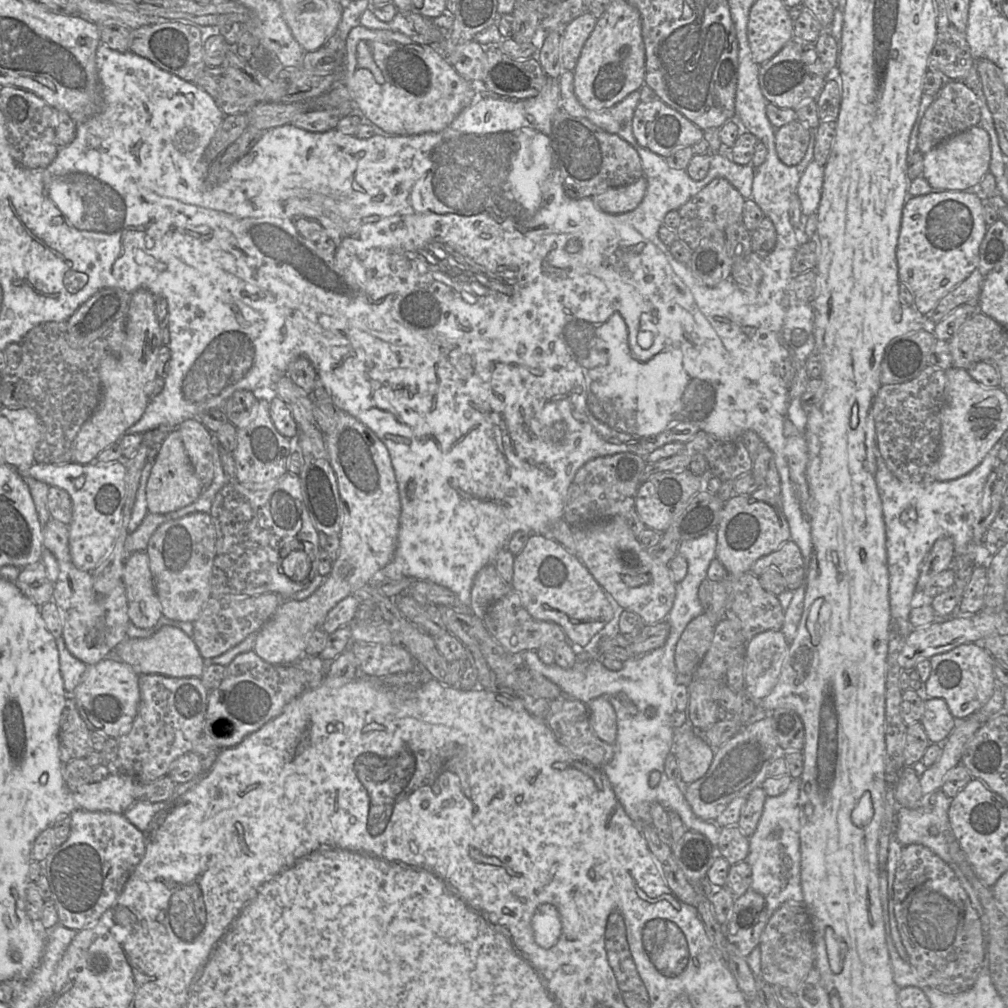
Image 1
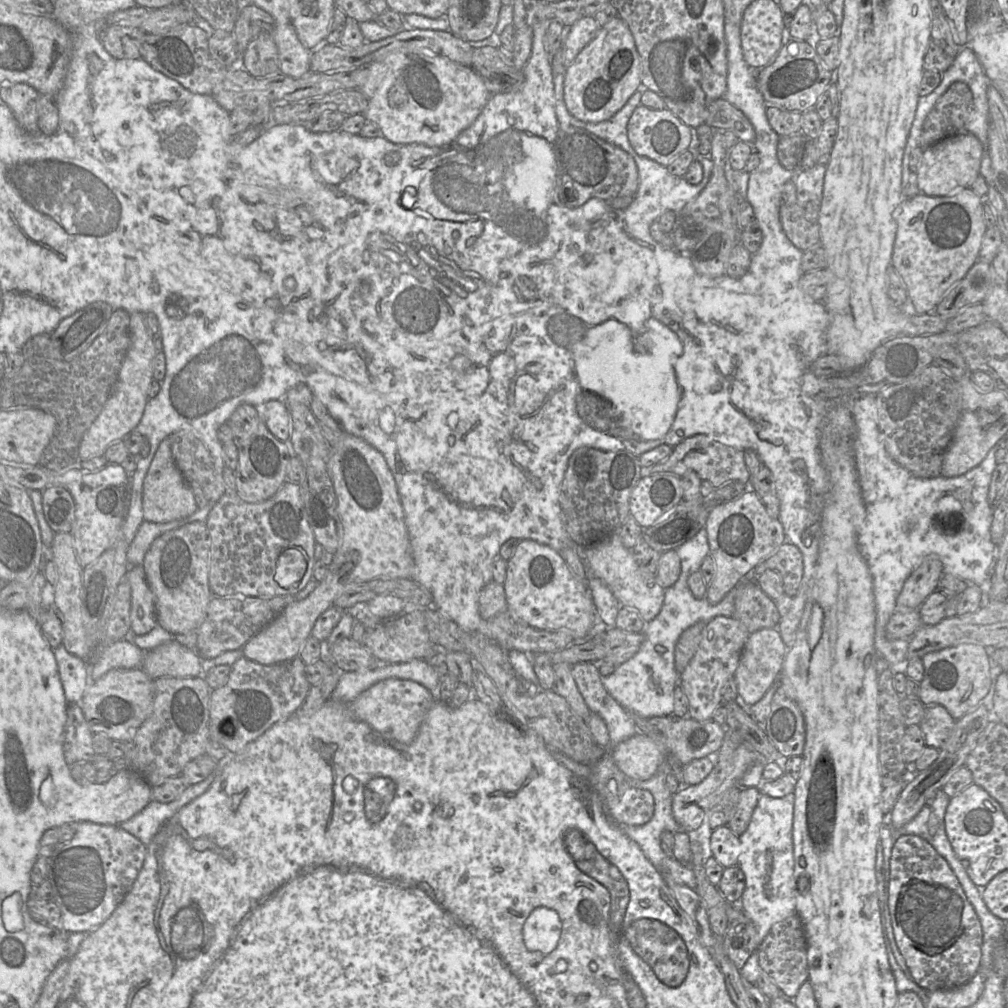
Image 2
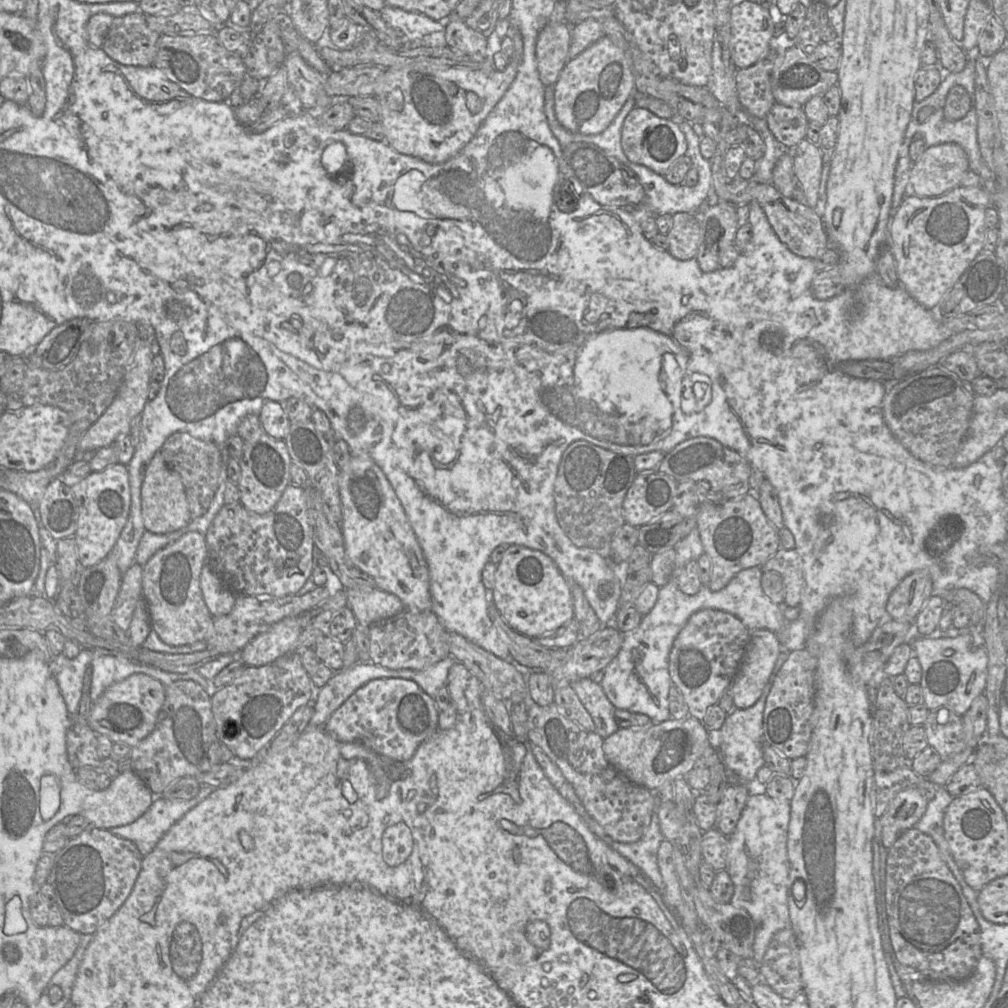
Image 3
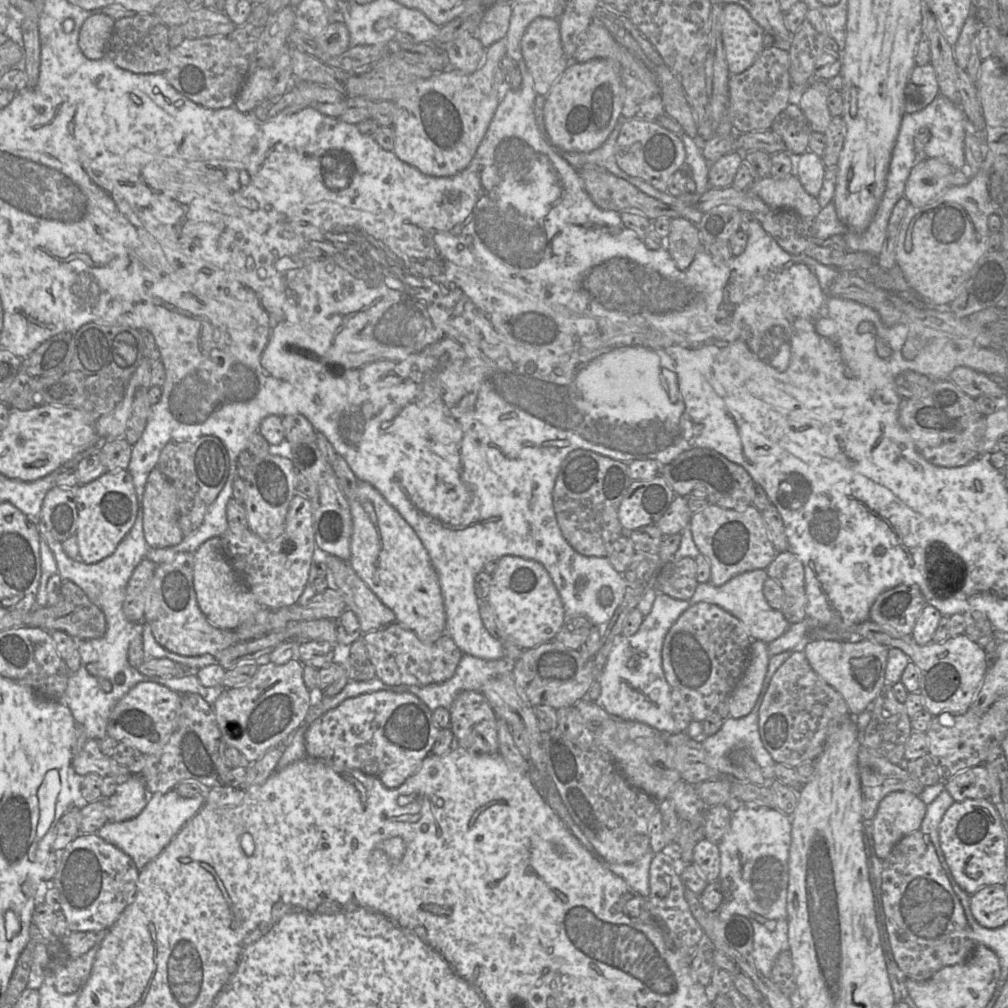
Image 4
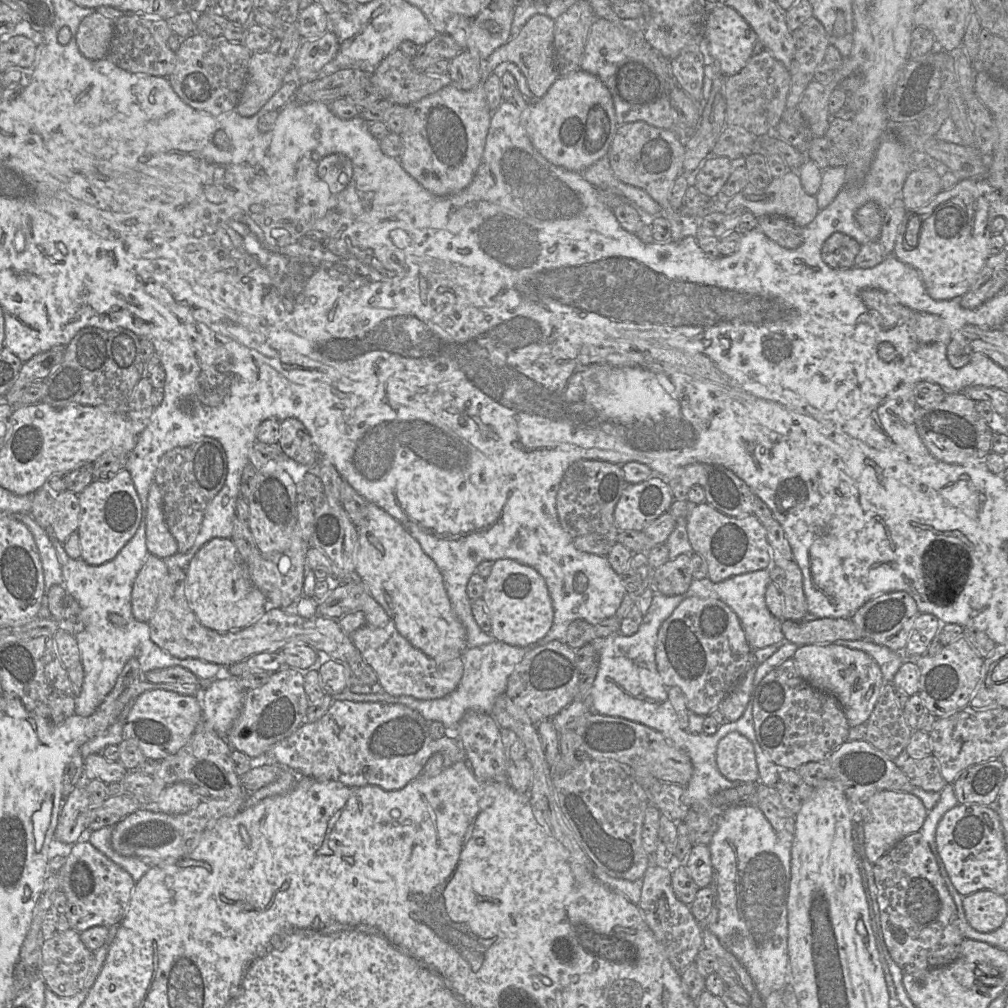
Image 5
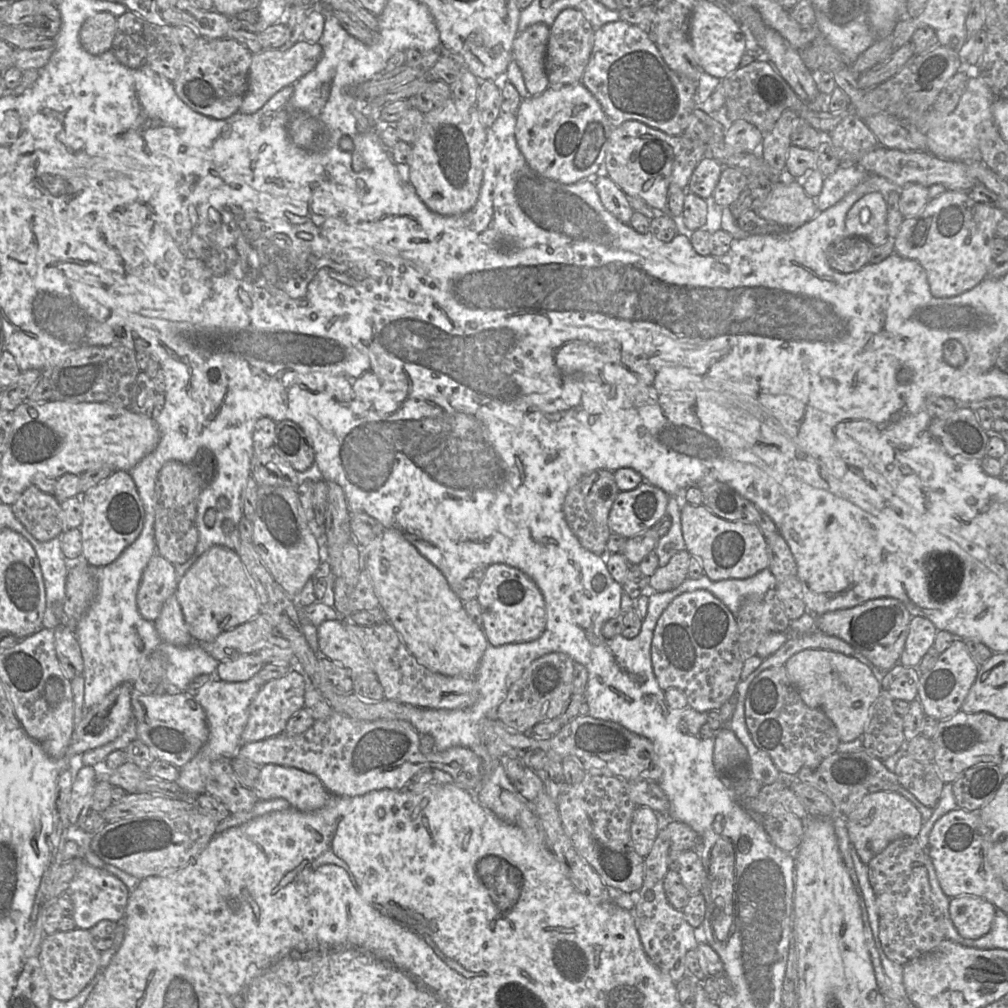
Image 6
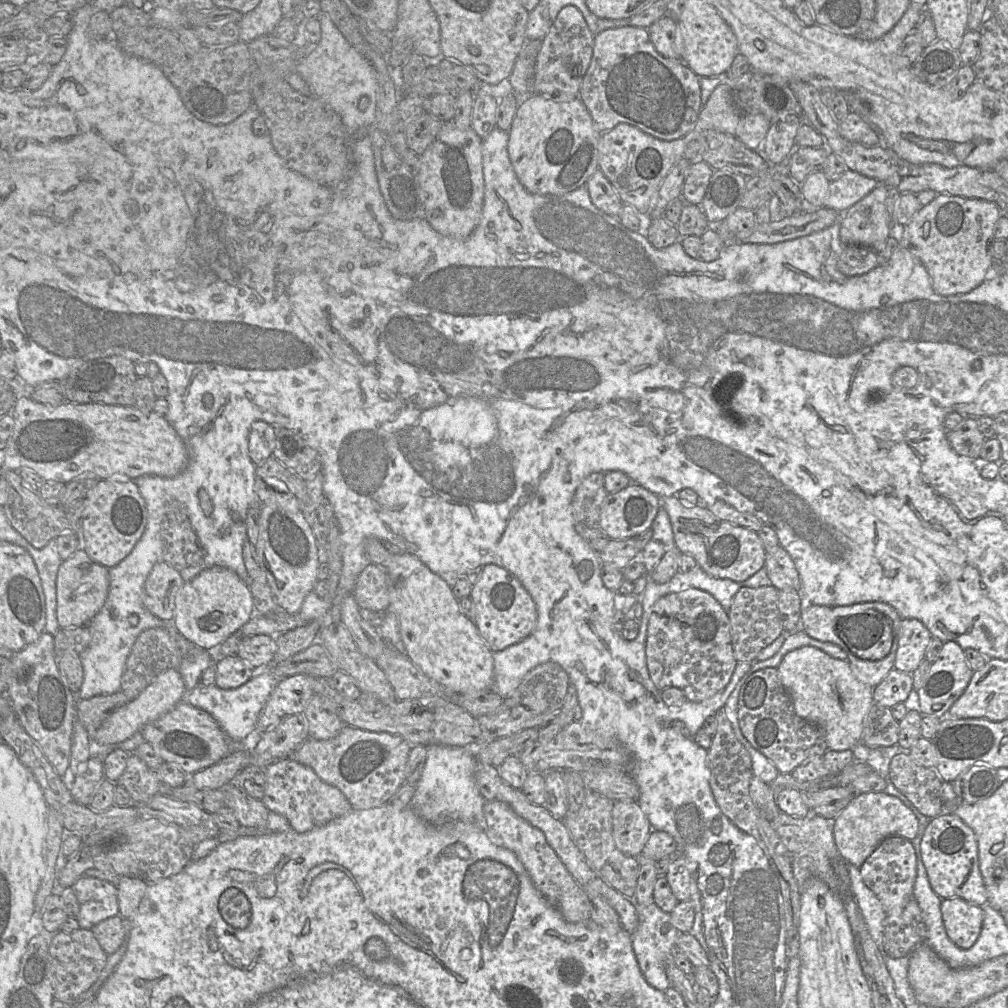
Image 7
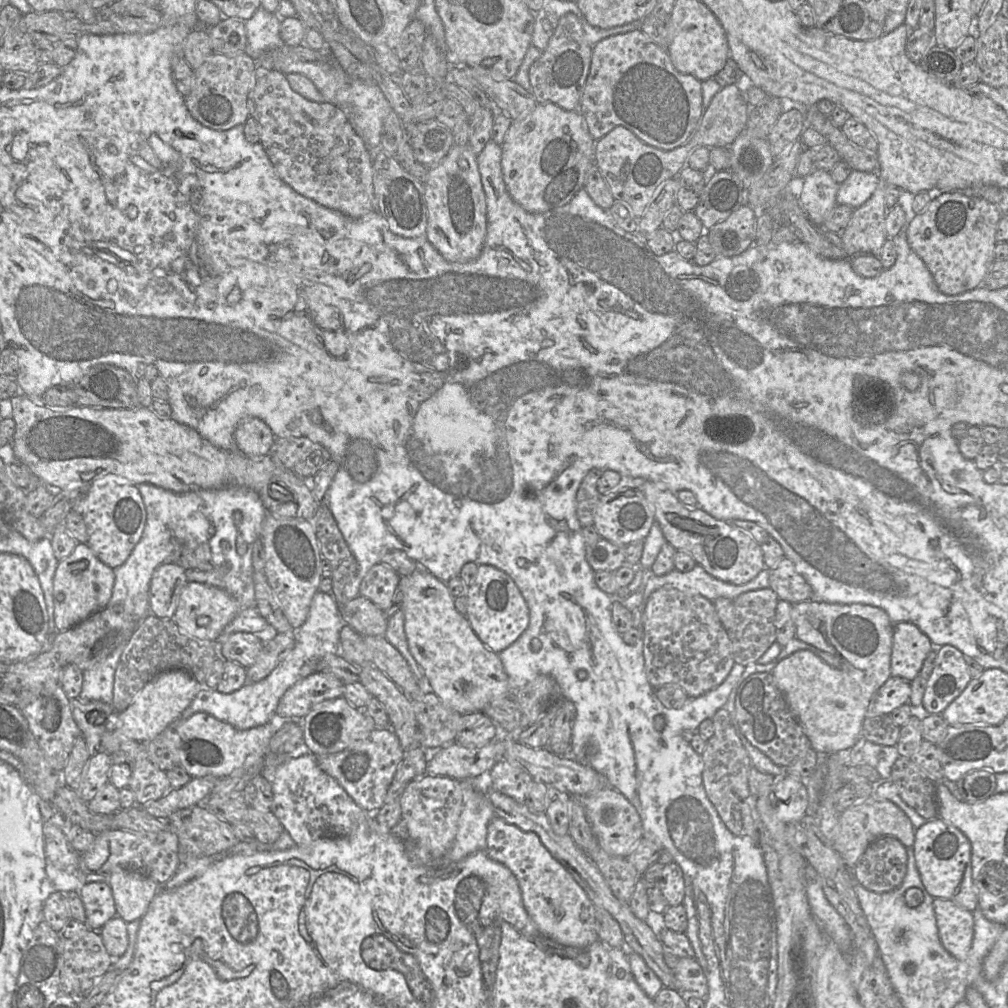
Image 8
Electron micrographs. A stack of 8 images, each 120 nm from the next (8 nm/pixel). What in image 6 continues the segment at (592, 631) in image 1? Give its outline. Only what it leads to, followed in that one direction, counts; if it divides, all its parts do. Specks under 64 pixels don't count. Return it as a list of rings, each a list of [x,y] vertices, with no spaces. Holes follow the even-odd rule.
[[[502,563],[487,567],[476,599],[481,607],[482,630],[489,645],[502,646],[538,639],[545,630],[547,612],[543,594],[523,571]]]

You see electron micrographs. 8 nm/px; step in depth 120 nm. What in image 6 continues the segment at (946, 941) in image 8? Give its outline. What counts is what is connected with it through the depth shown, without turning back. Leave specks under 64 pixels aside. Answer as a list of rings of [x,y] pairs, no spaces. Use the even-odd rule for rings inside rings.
[[[972,895],[950,898],[949,915],[959,933],[966,939],[978,939],[986,935],[993,924],[996,907],[989,901]]]

